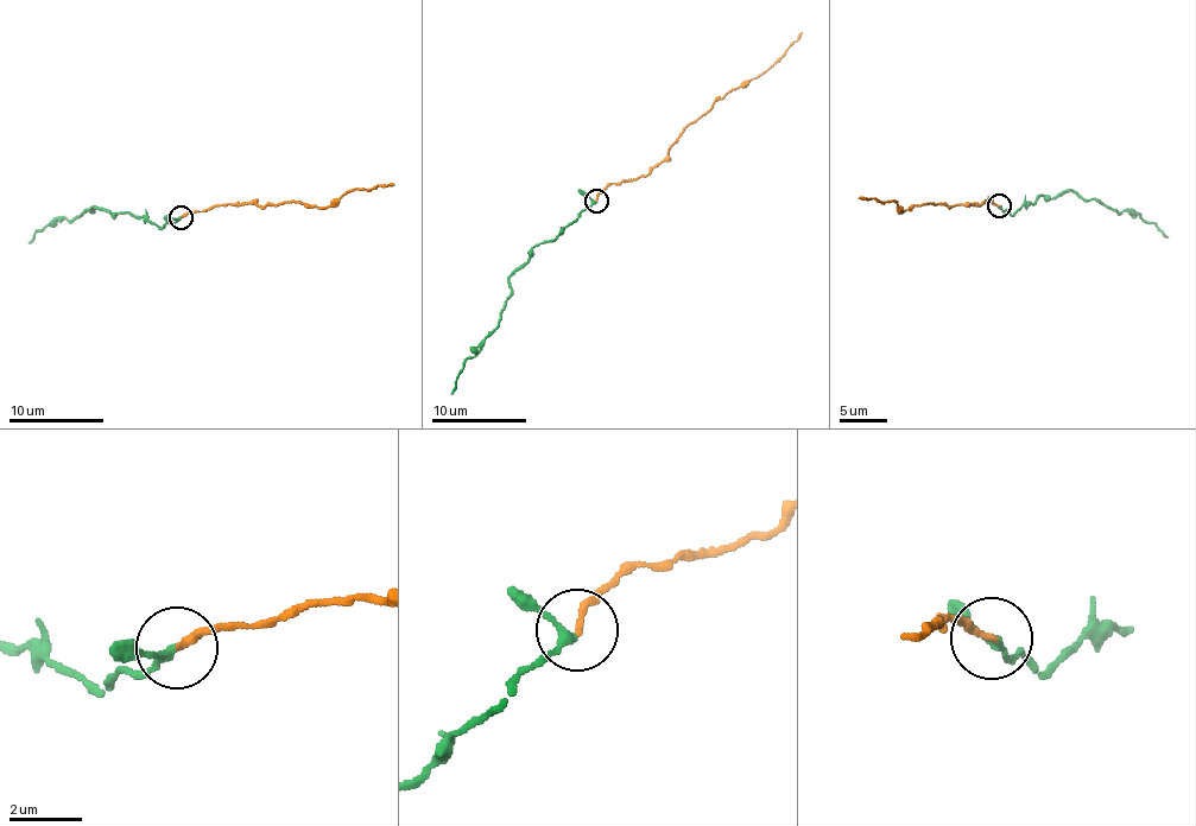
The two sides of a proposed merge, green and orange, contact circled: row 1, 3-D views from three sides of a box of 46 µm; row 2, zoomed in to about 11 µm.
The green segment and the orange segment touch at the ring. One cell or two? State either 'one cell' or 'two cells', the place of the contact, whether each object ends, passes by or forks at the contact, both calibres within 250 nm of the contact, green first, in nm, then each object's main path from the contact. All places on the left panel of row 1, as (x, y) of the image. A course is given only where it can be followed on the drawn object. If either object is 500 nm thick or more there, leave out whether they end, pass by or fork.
one cell; at (181, 217); green passes by; orange ends there; 170 nm thick on the green side, 180 nm on the other; green runs (181, 216), (162, 228), (137, 215), (113, 214), (93, 205), (93, 210), (88, 208), (44, 228), (29, 242); orange runs (181, 216), (253, 203), (263, 209), (286, 201), (323, 208), (359, 190), (393, 185)

